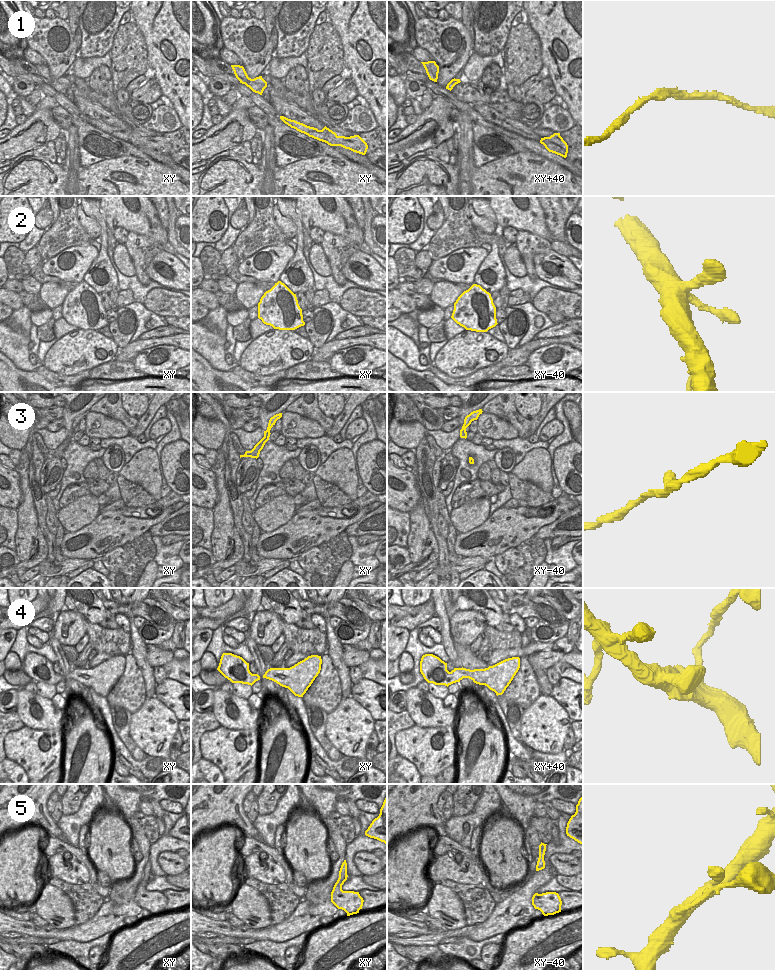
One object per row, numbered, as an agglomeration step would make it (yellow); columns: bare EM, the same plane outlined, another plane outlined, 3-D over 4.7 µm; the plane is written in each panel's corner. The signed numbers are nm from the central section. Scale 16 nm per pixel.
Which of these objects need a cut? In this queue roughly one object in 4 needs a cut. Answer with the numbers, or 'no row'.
3

